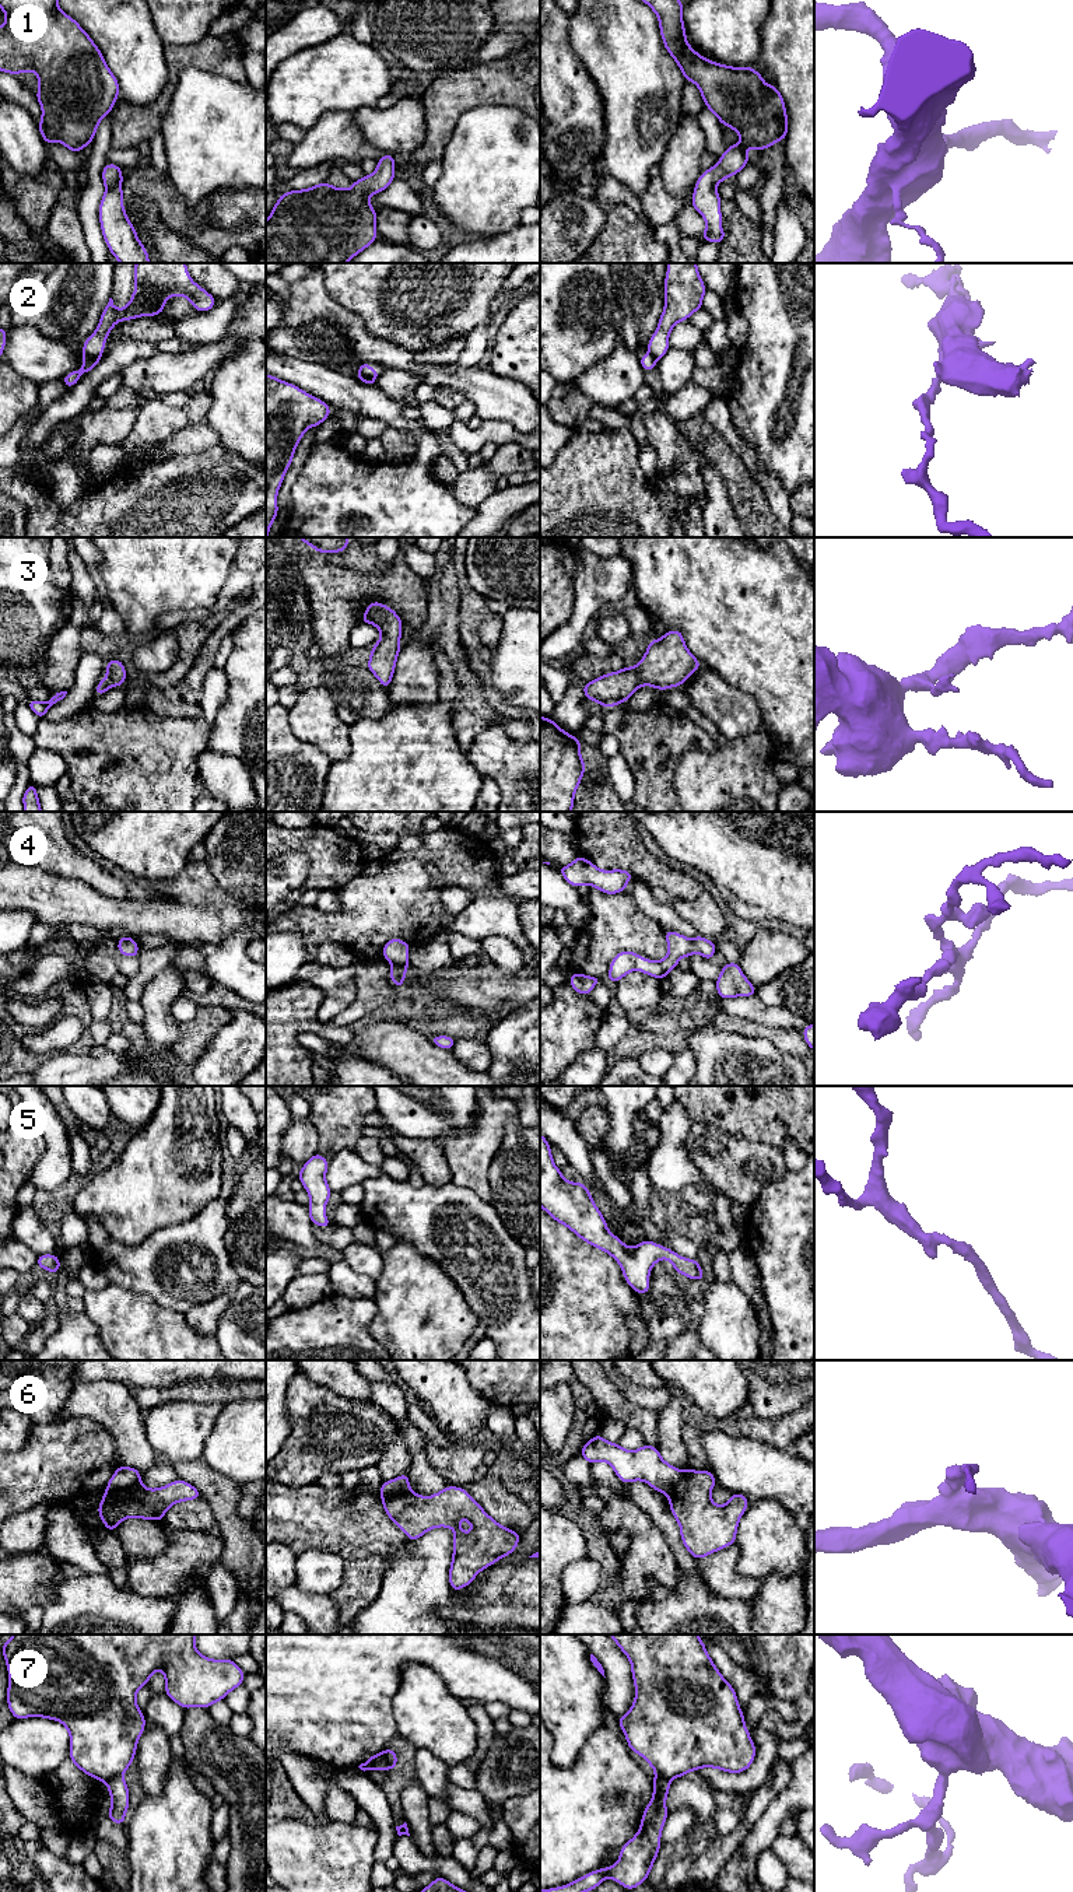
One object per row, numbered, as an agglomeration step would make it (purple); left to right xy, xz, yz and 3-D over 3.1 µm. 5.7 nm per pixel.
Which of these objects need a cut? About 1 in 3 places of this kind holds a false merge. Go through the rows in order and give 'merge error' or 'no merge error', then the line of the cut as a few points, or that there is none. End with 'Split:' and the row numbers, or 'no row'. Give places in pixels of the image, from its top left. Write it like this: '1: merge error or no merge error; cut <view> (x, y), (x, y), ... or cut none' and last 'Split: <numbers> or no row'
1: no merge error; cut none
2: merge error; cut xy (84, 356), (100, 357)
3: no merge error; cut none
4: no merge error; cut none
5: no merge error; cut none
6: merge error; cut xy (139, 1481), (121, 1491), (107, 1491)
7: merge error; cut xz (382, 1752), (392, 1763), (396, 1763)
Split: 2, 6, 7

